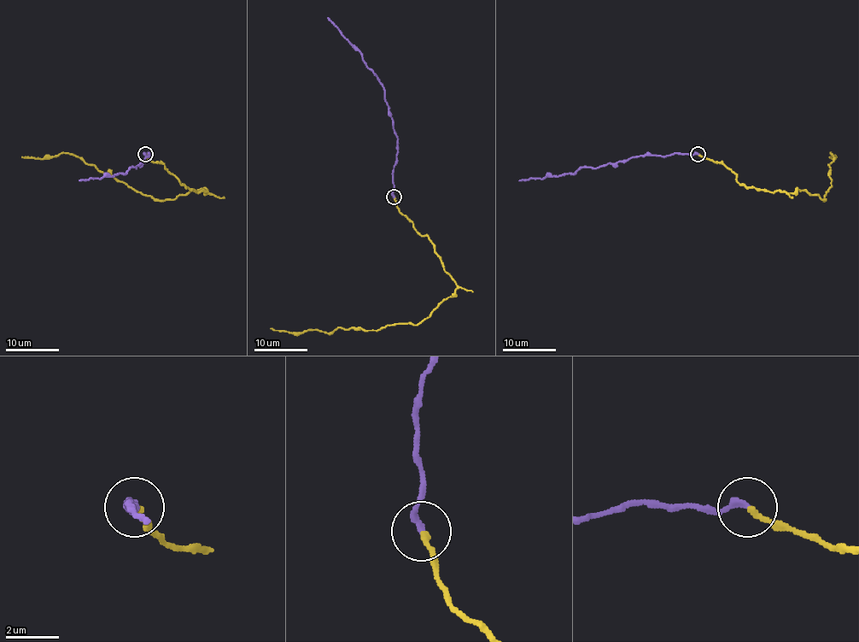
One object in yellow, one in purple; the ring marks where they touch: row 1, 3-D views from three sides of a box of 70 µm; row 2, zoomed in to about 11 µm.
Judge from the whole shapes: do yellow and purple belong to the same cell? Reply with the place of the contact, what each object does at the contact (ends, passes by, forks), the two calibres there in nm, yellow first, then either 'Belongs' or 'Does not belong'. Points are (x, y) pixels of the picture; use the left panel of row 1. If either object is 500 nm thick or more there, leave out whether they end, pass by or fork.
Place: (145, 154). At the ring yellow ends. At the ring purple ends. Thickness 220 nm (yellow) against 240 nm. Does not belong

